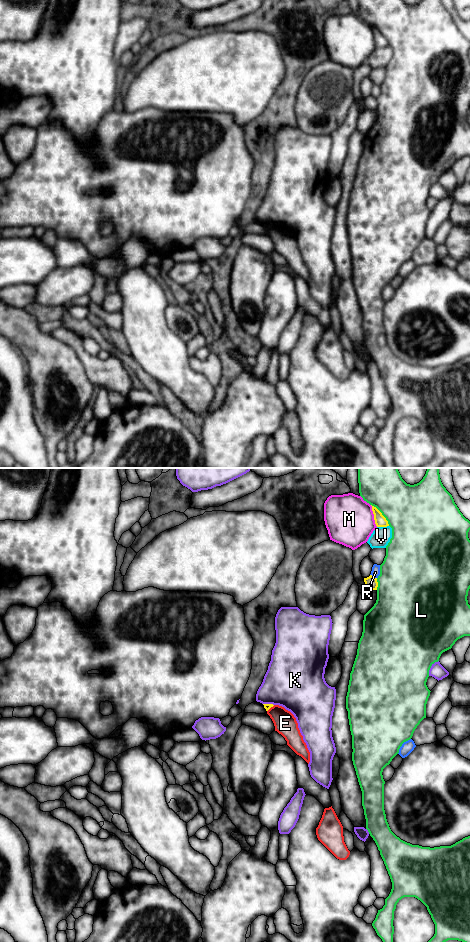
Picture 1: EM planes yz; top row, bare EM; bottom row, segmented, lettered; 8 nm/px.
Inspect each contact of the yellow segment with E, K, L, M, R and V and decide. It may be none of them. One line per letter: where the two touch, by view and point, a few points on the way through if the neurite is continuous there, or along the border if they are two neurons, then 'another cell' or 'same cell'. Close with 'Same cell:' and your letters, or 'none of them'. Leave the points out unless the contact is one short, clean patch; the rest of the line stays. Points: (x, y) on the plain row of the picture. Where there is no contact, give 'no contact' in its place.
E: contact yz (270, 227); border yz (274, 225), (267, 231); another cell
K: contact yz (268, 224); another cell
L: contact yz (381, 34); another cell
M: contact yz (374, 36); another cell
R: contact yz (373, 96); another cell
V: contact yz (382, 46); another cell
Same cell: none of them

